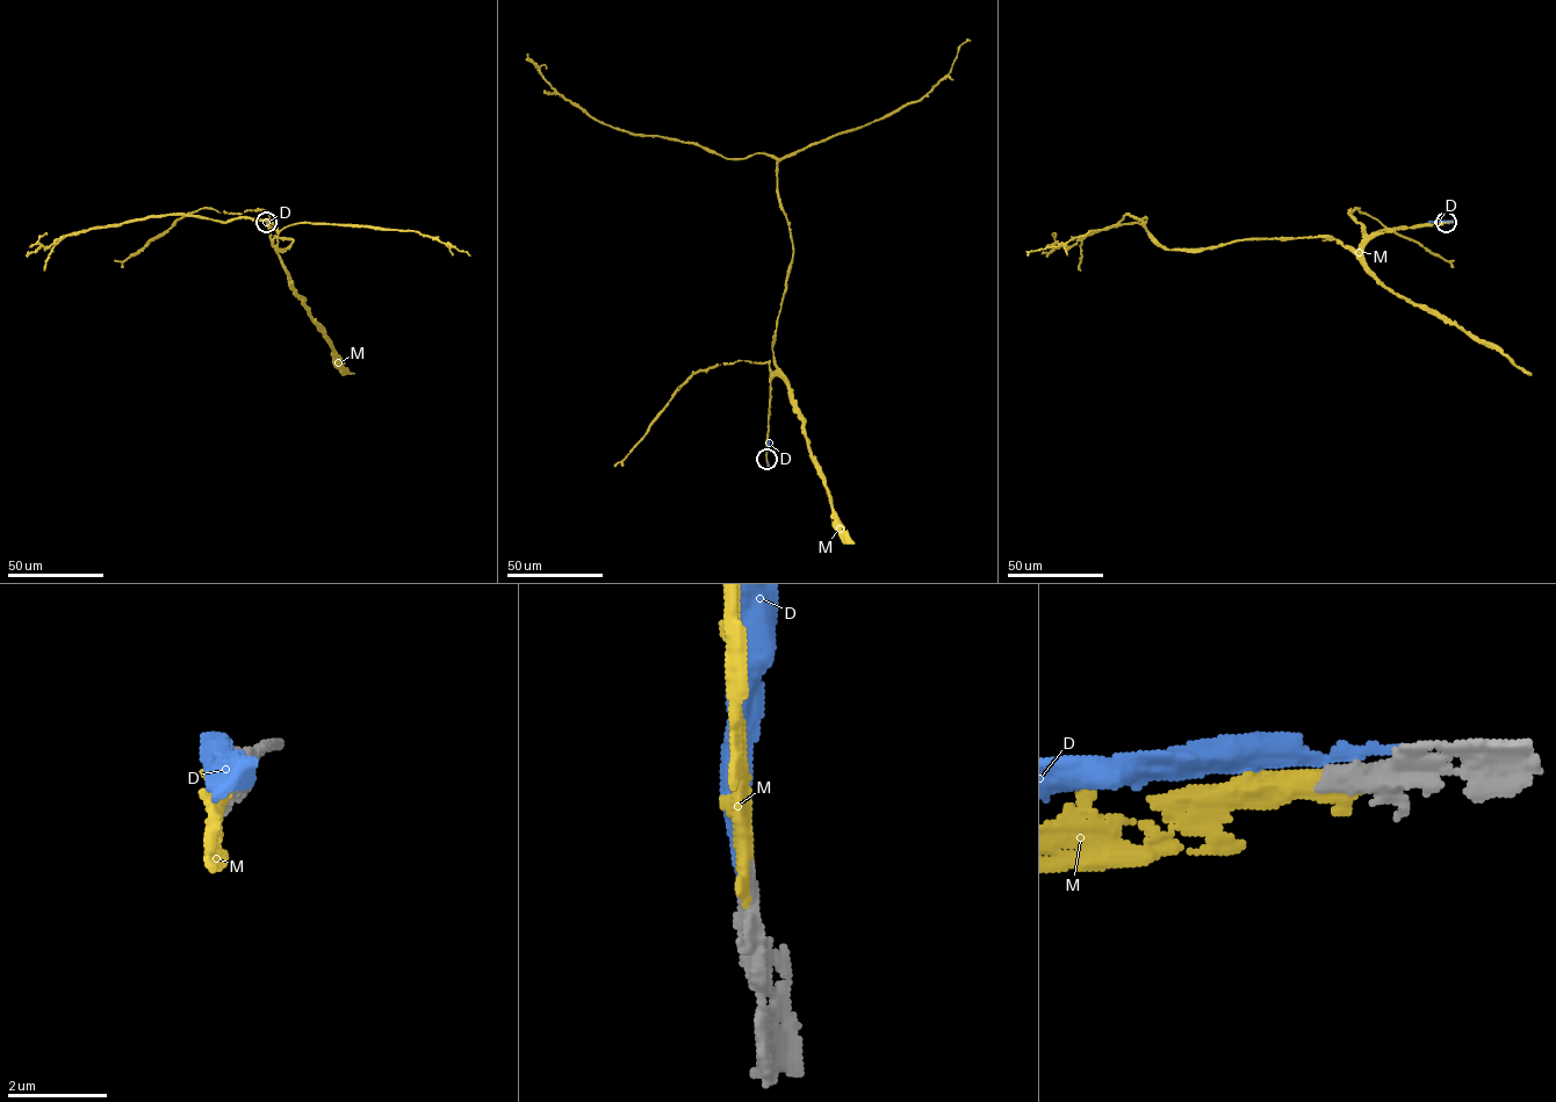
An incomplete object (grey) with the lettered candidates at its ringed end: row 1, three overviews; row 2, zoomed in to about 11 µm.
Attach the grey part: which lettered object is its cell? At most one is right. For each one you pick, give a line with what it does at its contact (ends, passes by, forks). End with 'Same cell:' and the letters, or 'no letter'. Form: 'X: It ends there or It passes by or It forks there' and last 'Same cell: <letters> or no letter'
M: It ends there
Same cell: M

